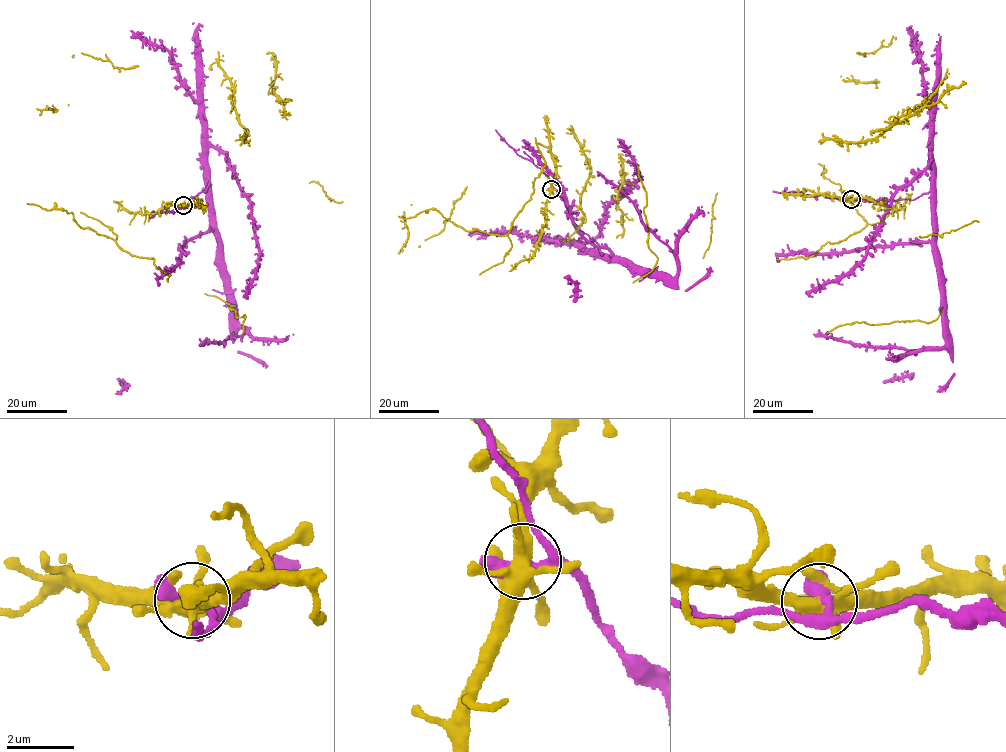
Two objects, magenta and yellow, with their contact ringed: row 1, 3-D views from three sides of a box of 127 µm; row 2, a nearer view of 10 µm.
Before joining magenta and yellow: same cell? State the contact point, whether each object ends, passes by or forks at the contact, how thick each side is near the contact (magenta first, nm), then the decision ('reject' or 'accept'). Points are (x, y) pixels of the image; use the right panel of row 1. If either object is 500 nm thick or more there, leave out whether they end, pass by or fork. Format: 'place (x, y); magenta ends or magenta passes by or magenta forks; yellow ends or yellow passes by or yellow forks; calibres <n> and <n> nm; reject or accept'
place (851, 199); magenta forks; yellow forks; calibres 200 and 400 nm; reject

